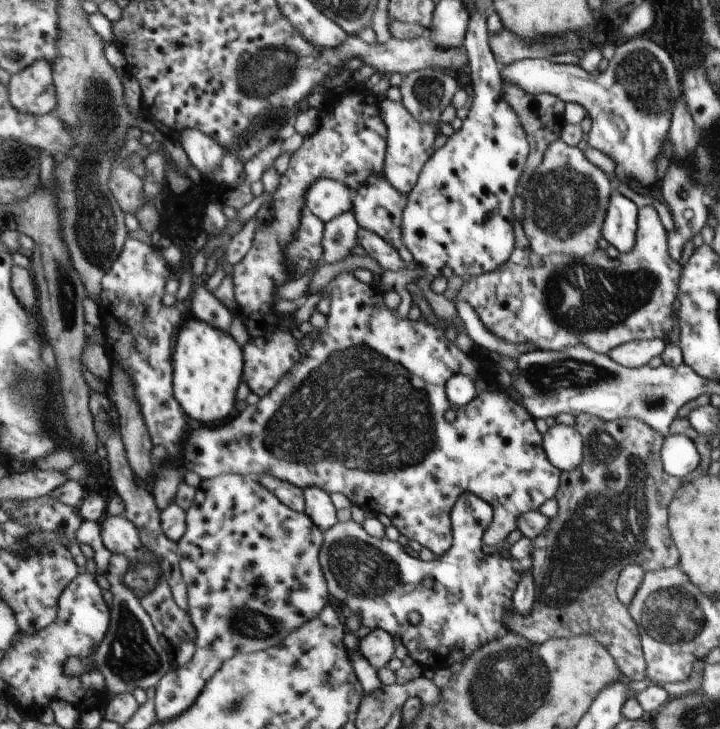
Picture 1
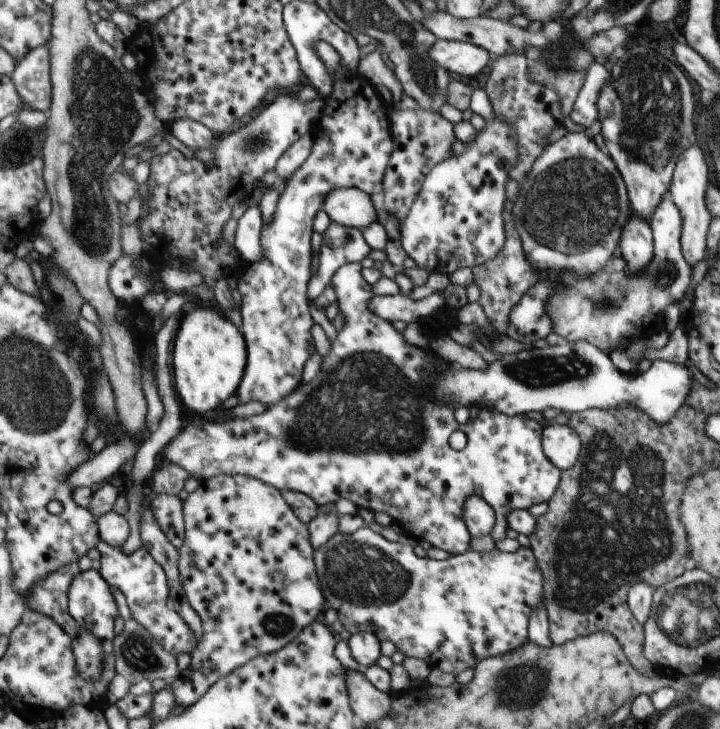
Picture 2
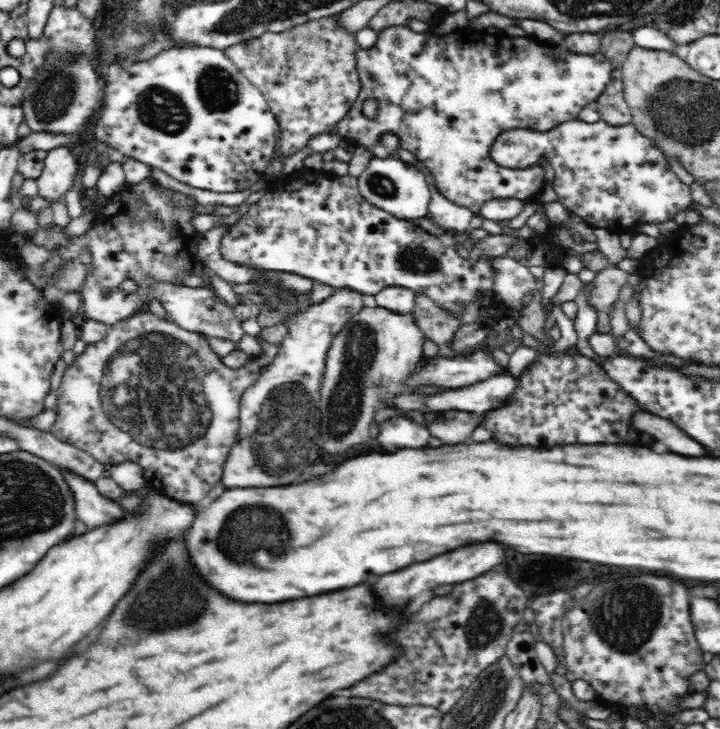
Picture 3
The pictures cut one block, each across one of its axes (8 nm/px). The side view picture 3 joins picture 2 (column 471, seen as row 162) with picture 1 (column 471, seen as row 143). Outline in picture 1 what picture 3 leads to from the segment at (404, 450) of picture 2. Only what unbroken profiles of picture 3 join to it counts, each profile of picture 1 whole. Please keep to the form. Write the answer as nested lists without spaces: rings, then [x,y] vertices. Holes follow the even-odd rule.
[[[341,273],[328,288],[331,301],[328,326],[320,331],[303,360],[283,376],[280,388],[276,386],[256,404],[248,405],[240,418],[214,428],[202,426],[189,433],[184,469],[195,472],[202,480],[224,473],[254,478],[269,473],[300,489],[316,486],[328,495],[342,494],[352,505],[368,513],[386,515],[400,535],[416,540],[435,557],[447,555],[453,547],[451,513],[454,502],[466,494],[482,498],[493,509],[492,523],[483,535],[483,544],[490,546],[496,546],[512,530],[517,530],[518,521],[528,512],[539,511],[547,500],[555,499],[561,471],[547,460],[540,432],[530,422],[531,415],[513,398],[490,388],[460,408],[454,422],[446,422],[444,418],[452,408],[444,392],[447,381],[456,374],[468,376],[474,382],[483,380],[481,375],[491,366],[487,360],[474,360],[468,351],[462,351],[448,338],[447,332],[422,316],[418,320],[398,318],[396,311],[386,307],[384,294],[356,280],[353,273]],[[384,412],[388,426],[400,428],[400,434],[384,434]]]

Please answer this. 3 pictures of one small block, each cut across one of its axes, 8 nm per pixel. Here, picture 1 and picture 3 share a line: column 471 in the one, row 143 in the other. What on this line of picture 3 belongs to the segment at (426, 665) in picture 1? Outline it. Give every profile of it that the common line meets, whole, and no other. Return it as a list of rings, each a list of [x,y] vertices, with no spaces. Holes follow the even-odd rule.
[[[577,119],[560,123],[546,132],[533,128],[510,129],[499,134],[490,148],[490,155],[496,164],[506,167],[527,167],[537,158],[548,158],[549,164],[555,170],[553,189],[570,215],[582,219],[587,225],[606,228],[618,235],[622,235],[630,226],[674,220],[680,211],[687,210],[693,203],[690,187],[678,179],[670,169],[663,151],[651,138],[640,133],[634,122],[612,126],[603,120],[588,123]]]

